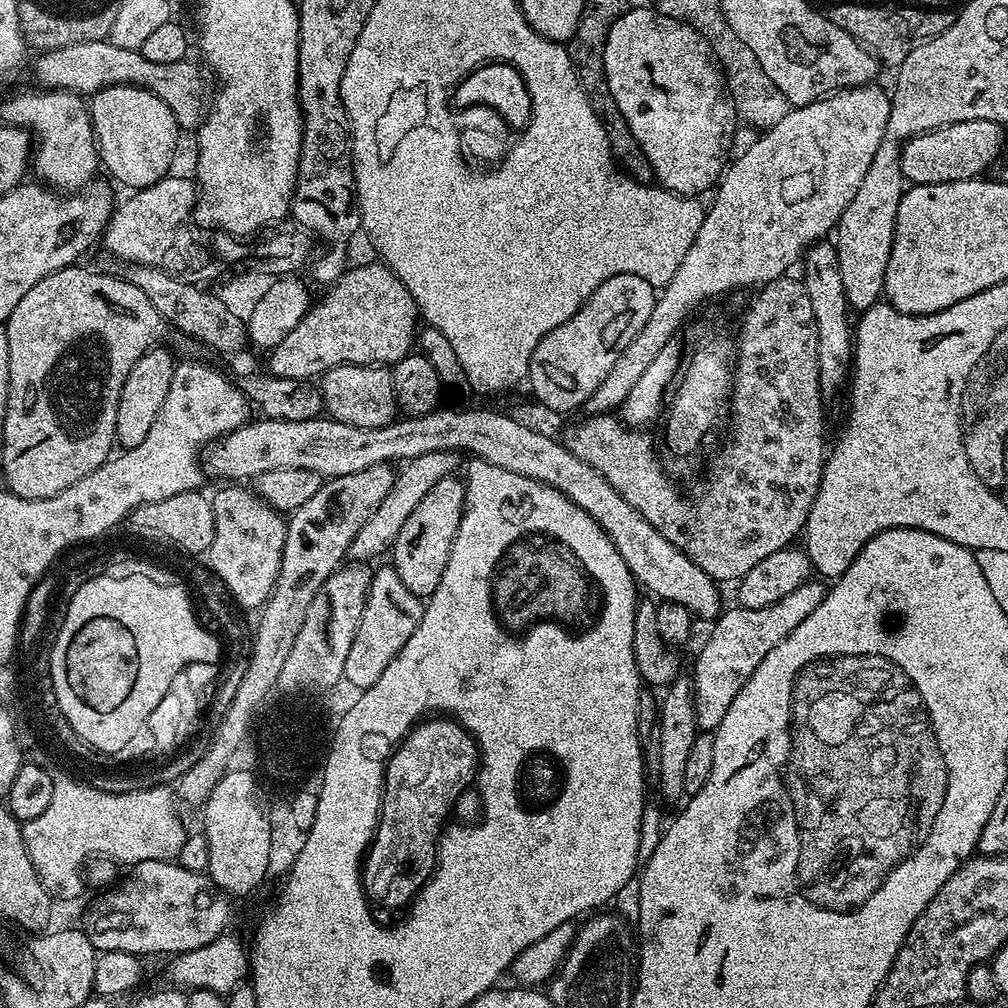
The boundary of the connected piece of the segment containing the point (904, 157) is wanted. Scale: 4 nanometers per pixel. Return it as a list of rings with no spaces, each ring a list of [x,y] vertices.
[[[989,120],[958,122],[935,128],[907,140],[900,149],[900,165],[905,181],[914,184],[941,184],[980,178],[992,163],[995,165],[1004,152],[1005,125]]]

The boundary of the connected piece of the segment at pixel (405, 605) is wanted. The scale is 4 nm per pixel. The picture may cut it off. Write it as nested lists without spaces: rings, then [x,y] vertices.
[[[390,566],[377,567],[372,573],[366,606],[362,610],[362,622],[358,622],[358,634],[354,634],[354,643],[346,658],[344,680],[352,683],[356,690],[374,686],[374,682],[382,678],[382,670],[386,670],[398,650],[406,646],[410,634],[420,628],[423,613],[421,597],[410,594],[396,571]]]

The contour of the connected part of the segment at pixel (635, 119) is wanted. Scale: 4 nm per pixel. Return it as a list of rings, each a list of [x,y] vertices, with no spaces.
[[[632,6],[620,15],[618,22],[614,22],[614,26],[610,26],[610,34],[606,38],[604,61],[606,62],[606,82],[610,86],[610,94],[614,94],[614,102],[618,102],[618,110],[622,110],[622,118],[626,118],[626,126],[630,130],[630,134],[634,134],[642,154],[648,160],[655,183],[666,189],[667,192],[677,192],[680,196],[693,198],[699,197],[701,195],[699,192],[706,191],[708,187],[709,191],[719,181],[729,163],[730,155],[728,156],[728,151],[732,148],[732,135],[736,132],[738,117],[736,107],[732,105],[732,98],[724,79],[724,73],[720,71],[720,66],[716,63],[710,46],[702,38],[702,34],[695,32],[684,21],[676,20],[671,14],[664,13],[663,16],[662,13],[655,12],[652,8]]]

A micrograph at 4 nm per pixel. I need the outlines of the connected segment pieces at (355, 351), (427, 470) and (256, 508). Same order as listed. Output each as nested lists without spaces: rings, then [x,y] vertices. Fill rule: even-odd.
[[[375,263],[360,264],[349,272],[348,269],[341,271],[340,275],[331,281],[332,289],[309,307],[302,322],[298,322],[298,326],[294,326],[294,330],[290,330],[286,338],[282,338],[280,345],[271,349],[269,356],[272,357],[268,360],[267,368],[271,375],[311,381],[343,364],[391,366],[413,351],[414,341],[418,336],[416,300],[410,294],[410,290],[406,290],[406,286],[390,271],[387,264]]]
[[[434,452],[432,454],[422,454],[418,458],[407,461],[403,465],[404,469],[396,472],[394,486],[390,486],[390,494],[382,498],[382,506],[370,514],[370,518],[354,534],[354,542],[350,542],[348,547],[347,559],[352,562],[372,562],[375,556],[380,556],[389,551],[392,543],[398,538],[398,530],[402,530],[402,525],[406,523],[406,518],[410,518],[410,510],[422,502],[422,497],[429,492],[442,478],[453,475],[457,471],[461,457],[455,452]]]
[[[224,486],[217,496],[211,497],[214,510],[214,542],[210,542],[206,553],[206,564],[212,575],[221,580],[228,588],[229,594],[241,609],[259,610],[268,601],[274,582],[278,578],[278,570],[282,562],[282,546],[286,546],[286,530],[288,525],[285,517],[275,508],[265,504],[255,491],[248,492],[244,486]]]

